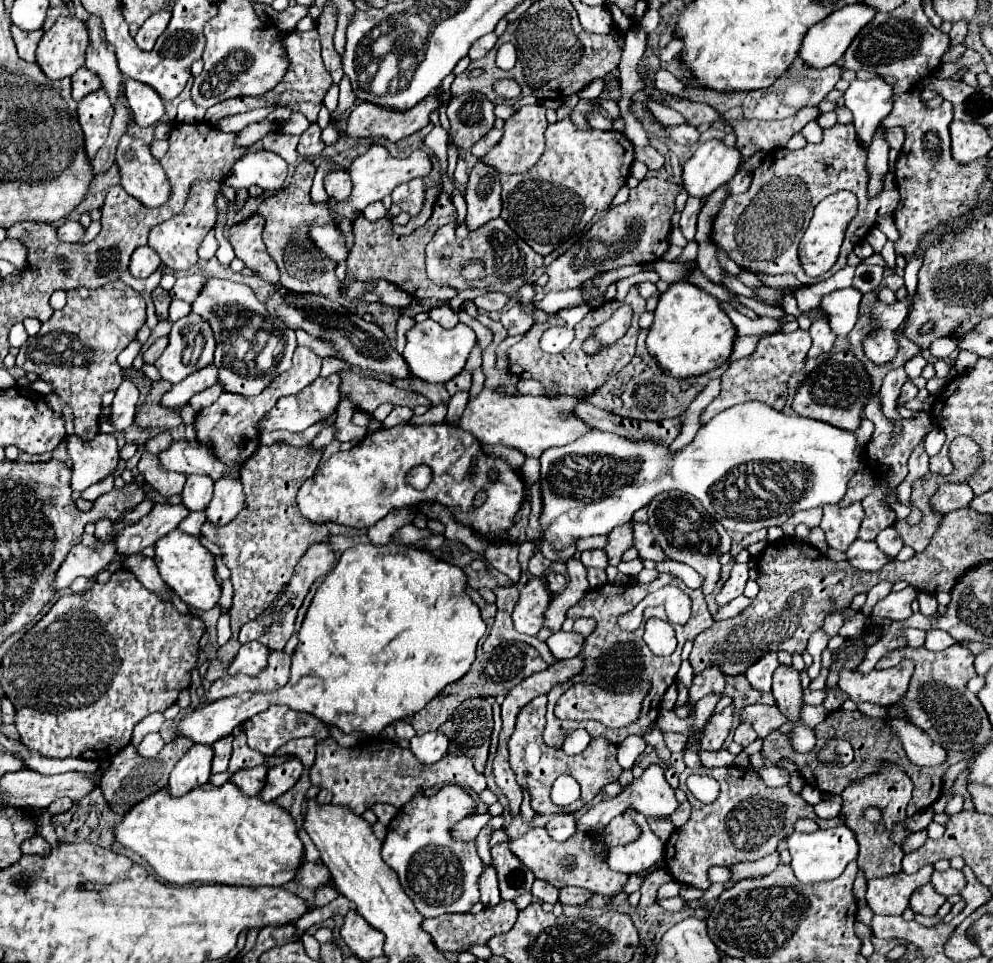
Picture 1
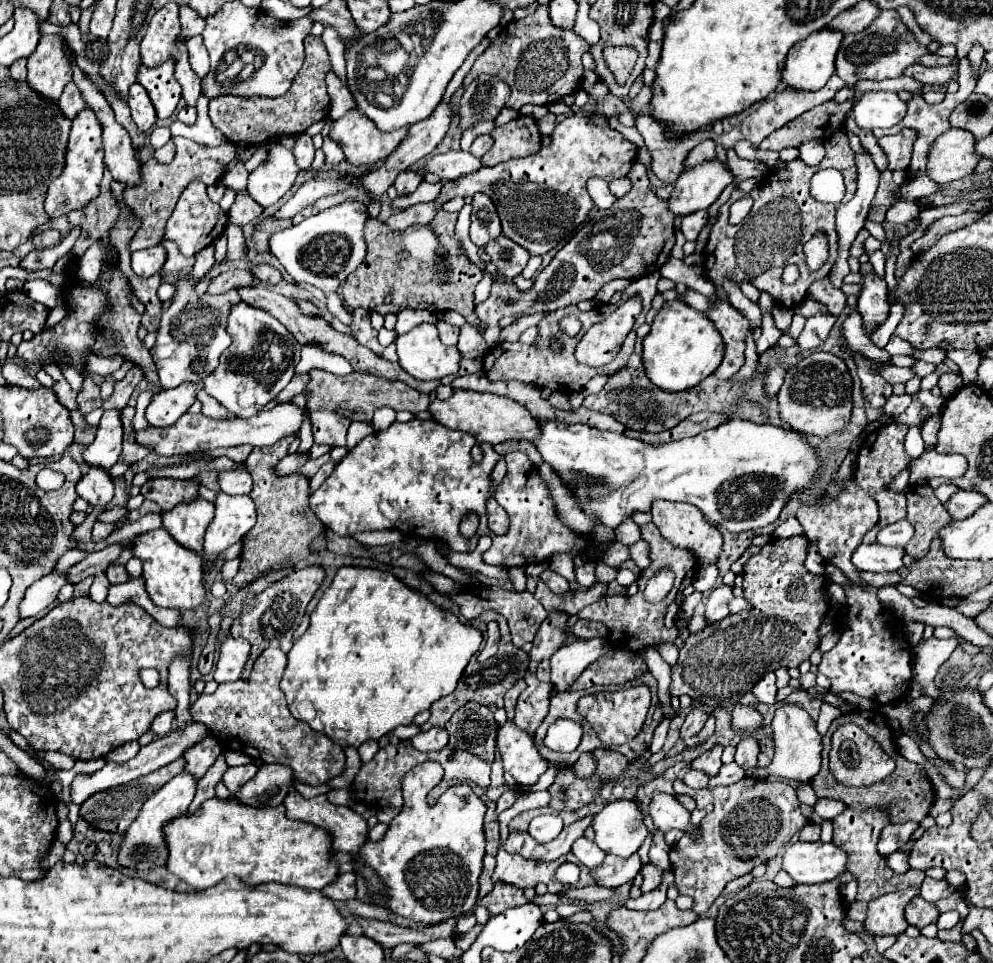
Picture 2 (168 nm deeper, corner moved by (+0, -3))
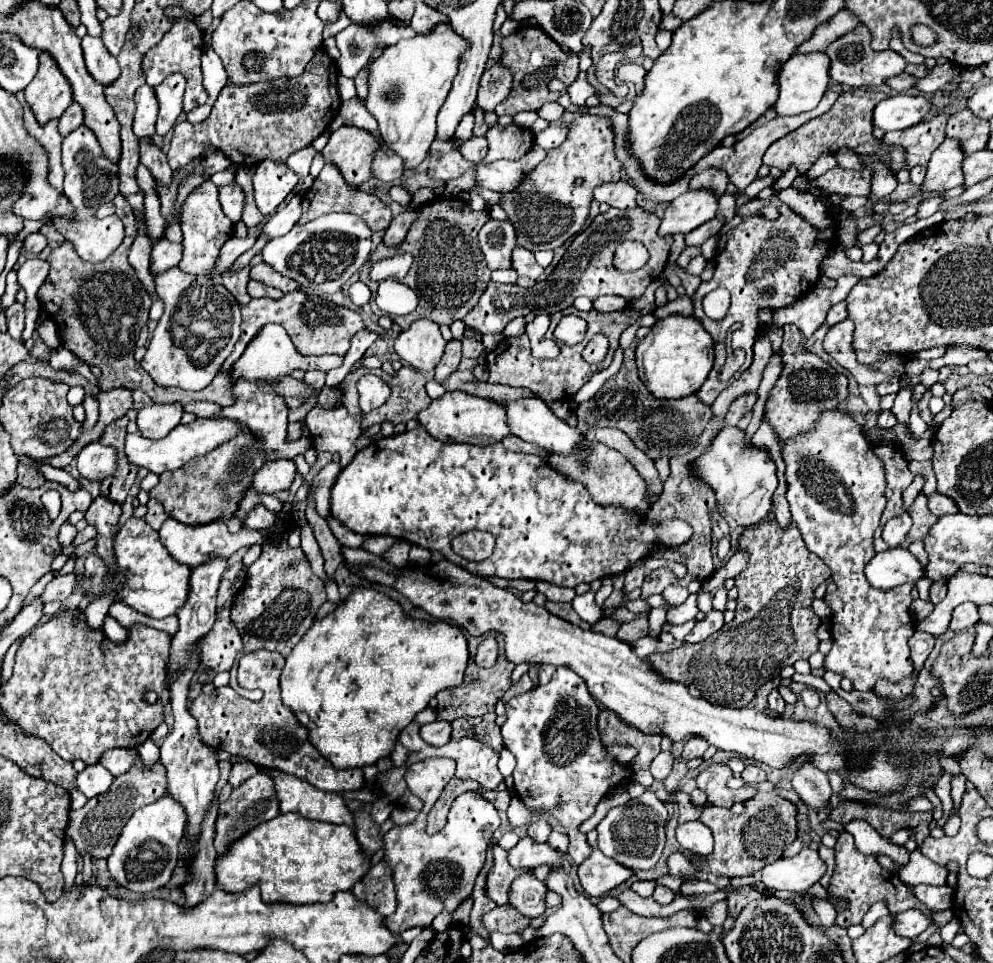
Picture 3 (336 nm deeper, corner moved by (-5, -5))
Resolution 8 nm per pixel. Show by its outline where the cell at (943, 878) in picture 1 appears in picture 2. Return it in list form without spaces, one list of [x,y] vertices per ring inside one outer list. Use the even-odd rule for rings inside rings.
[[[925,877],[925,881],[921,883],[921,897],[923,897],[925,901],[935,903],[935,901],[939,901],[939,899],[943,899],[943,897],[949,897],[949,893],[951,893],[951,885],[949,885],[947,879],[937,881],[937,879]]]

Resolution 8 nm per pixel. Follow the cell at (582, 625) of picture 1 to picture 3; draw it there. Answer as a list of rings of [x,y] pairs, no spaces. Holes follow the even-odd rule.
[[[602,619],[602,621],[594,623],[592,629],[594,629],[594,631],[600,631],[602,635],[616,637],[616,633],[618,633],[618,629],[620,629],[620,621],[616,621],[616,619]]]

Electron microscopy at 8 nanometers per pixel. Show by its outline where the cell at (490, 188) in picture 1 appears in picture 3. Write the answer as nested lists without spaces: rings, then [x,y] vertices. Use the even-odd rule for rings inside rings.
[[[490,219],[480,229],[478,239],[480,239],[480,249],[486,257],[486,263],[492,271],[494,269],[512,269],[510,253],[518,243],[516,243],[516,231],[510,223]]]

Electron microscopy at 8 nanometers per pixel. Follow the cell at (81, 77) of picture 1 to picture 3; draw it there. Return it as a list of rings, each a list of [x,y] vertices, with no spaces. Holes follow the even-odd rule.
[[[72,103],[66,111],[64,111],[64,115],[60,117],[60,121],[58,121],[58,131],[60,131],[60,135],[62,137],[66,137],[68,133],[72,133],[74,129],[78,129],[80,125],[82,125],[82,107],[78,107],[76,103]]]

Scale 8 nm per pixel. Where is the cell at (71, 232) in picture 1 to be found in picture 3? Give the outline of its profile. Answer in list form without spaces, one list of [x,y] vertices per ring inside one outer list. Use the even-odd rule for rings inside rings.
[[[32,233],[32,235],[28,235],[24,239],[24,249],[28,253],[36,253],[38,255],[38,253],[44,251],[44,247],[46,247],[46,237],[42,233]]]

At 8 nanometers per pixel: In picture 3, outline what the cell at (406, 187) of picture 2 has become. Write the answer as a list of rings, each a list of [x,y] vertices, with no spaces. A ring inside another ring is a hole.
[[[384,145],[378,147],[378,151],[374,153],[374,161],[372,161],[372,175],[382,181],[382,183],[392,183],[396,179],[400,179],[404,173],[402,167],[402,159],[394,153],[390,153]],[[378,157],[378,161],[376,161]]]

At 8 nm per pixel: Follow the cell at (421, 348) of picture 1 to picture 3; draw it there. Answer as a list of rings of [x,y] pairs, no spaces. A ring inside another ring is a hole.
[[[422,319],[414,321],[396,337],[394,351],[410,367],[418,371],[432,371],[438,365],[446,347],[442,345],[442,341],[444,339],[438,325],[430,319]]]

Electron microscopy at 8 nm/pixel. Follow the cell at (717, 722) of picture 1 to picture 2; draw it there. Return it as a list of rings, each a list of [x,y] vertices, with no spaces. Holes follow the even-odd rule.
[[[713,747],[711,751],[707,751],[707,753],[703,753],[699,759],[695,759],[693,763],[691,763],[691,767],[693,769],[701,769],[701,771],[705,771],[707,775],[717,775],[719,773],[719,769],[721,769],[721,753],[723,753],[723,747]]]

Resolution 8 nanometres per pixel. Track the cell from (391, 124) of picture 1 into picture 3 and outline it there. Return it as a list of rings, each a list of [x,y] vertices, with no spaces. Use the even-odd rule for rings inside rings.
[[[340,127],[330,133],[330,139],[322,149],[322,157],[326,163],[338,167],[348,185],[360,187],[372,177],[370,163],[378,143],[380,139],[364,129]]]

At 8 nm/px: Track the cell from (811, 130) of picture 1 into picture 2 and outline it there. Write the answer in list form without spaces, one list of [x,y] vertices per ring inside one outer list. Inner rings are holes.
[[[811,139],[811,141],[805,141],[801,147],[801,153],[799,153],[799,159],[805,161],[807,165],[817,165],[823,155],[825,155],[825,149],[823,149],[823,141],[821,139]]]

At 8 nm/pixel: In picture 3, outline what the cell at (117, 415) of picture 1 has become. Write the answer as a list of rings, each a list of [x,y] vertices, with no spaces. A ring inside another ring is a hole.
[[[90,443],[78,453],[76,465],[82,477],[102,481],[116,469],[116,451],[100,443]]]

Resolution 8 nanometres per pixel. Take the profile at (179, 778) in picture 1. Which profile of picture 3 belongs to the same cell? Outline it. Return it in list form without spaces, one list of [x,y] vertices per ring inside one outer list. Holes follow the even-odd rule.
[[[170,795],[160,797],[152,805],[140,807],[124,825],[110,857],[106,859],[112,879],[116,879],[118,885],[138,893],[148,893],[158,887],[164,887],[176,867],[178,841],[182,837],[184,823],[186,813],[182,805],[174,801]]]

